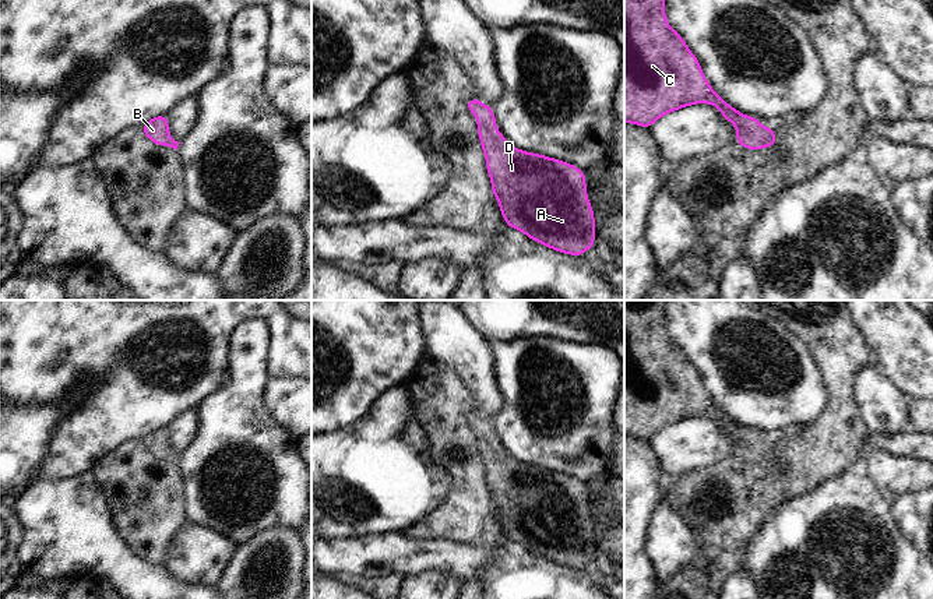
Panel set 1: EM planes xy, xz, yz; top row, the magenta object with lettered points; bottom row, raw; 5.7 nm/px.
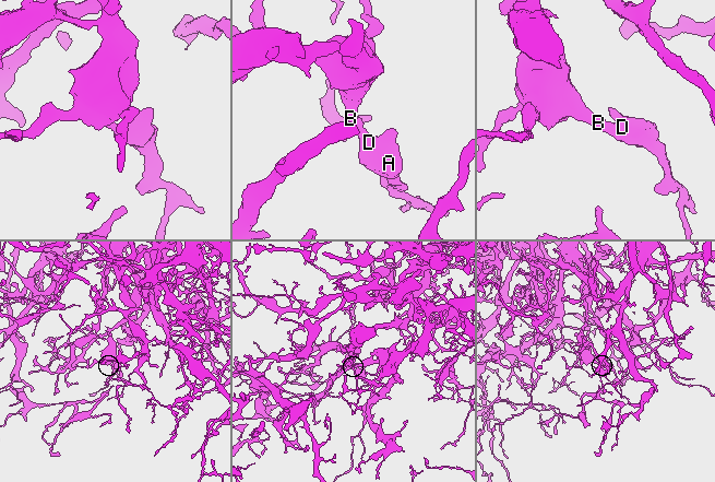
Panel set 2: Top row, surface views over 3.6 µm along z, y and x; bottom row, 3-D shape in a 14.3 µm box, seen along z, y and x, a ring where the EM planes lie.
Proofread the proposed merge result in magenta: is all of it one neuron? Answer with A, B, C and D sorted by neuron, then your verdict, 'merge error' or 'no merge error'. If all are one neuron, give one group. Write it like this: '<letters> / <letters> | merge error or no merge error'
A B C D | no merge error

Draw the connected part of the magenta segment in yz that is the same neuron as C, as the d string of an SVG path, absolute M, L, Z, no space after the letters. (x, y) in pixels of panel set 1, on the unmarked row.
M624 300L624 436L651 441L666 426L710 416L736 438L737 459L775 459L772 440L763 440L715 406L698 371L665 330L666 304Z

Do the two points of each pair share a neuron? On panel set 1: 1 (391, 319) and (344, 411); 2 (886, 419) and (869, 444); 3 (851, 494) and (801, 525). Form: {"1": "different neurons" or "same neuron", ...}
{"1": "same neuron", "2": "different neurons", "3": "same neuron"}

